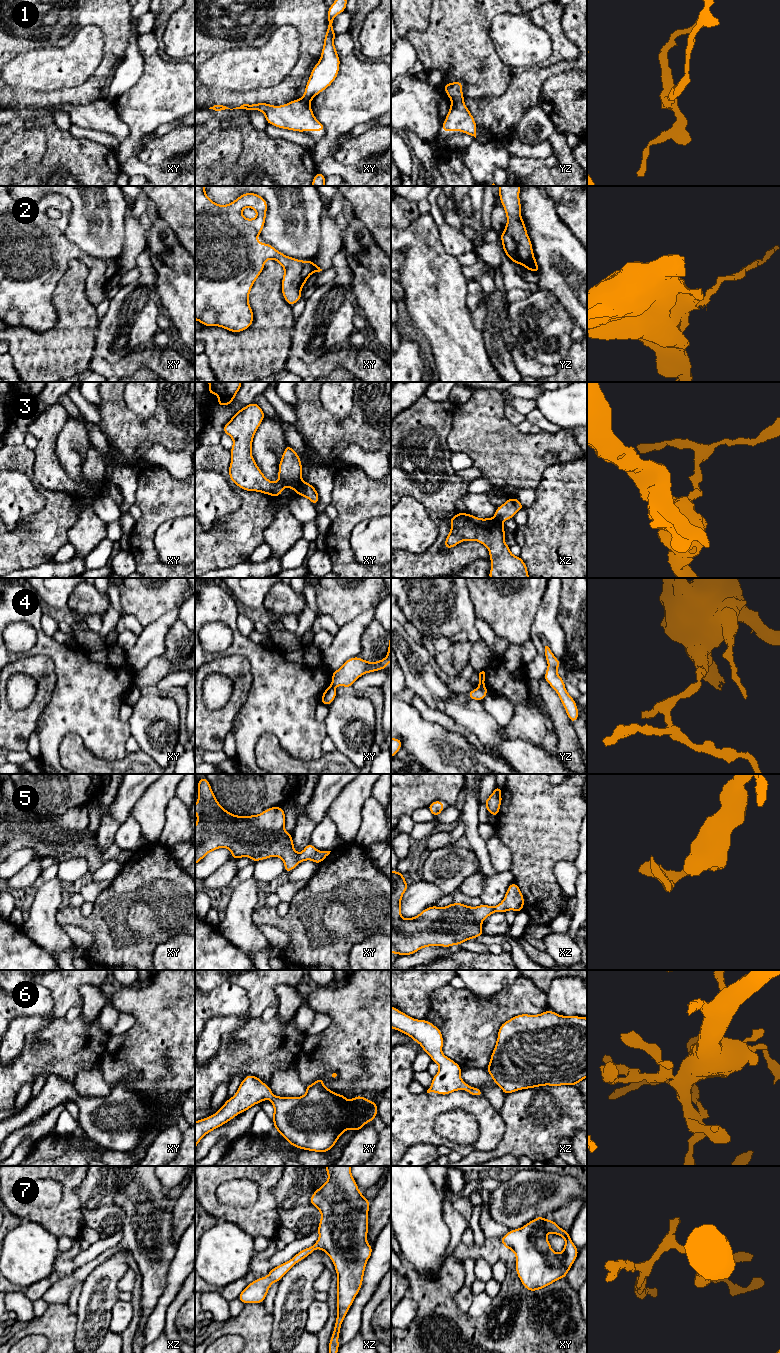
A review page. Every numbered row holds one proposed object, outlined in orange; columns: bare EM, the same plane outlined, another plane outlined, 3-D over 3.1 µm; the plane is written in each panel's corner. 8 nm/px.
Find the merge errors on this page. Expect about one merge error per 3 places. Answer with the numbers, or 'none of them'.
1, 2, 3, 4

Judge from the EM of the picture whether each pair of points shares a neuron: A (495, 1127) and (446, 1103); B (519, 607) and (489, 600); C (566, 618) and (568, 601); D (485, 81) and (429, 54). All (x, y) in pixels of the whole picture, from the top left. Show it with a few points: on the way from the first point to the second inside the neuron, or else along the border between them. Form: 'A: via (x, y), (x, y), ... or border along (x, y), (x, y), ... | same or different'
A: via (483, 1115), (472, 1104), (458, 1103) | same
B: via (512, 602), (509, 600), (496, 600) | same
C: via (568, 614), (568, 605) | same
D: via (471, 67), (458, 54), (443, 54) | same

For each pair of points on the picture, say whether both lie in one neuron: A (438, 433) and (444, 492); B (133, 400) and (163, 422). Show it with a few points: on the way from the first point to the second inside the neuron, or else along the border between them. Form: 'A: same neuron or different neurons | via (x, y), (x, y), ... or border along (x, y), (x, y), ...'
A: same neuron | via (437, 448), (437, 477)
B: different neurons | border along (158, 392), (148, 419), (129, 409)

